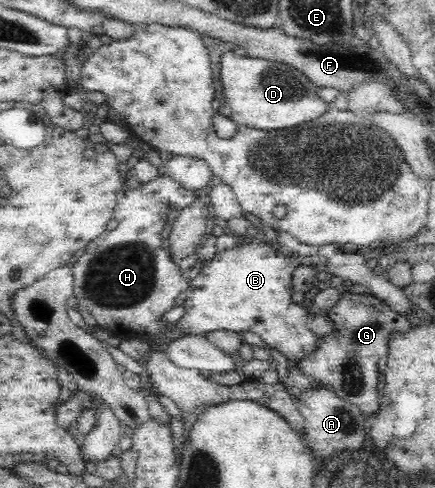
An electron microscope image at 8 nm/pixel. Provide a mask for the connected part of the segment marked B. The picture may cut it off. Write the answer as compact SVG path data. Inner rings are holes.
M256 239L232 251L216 252L207 266L200 270L198 276L187 281L187 291L181 299L184 316L173 325L184 326L192 333L199 333L200 336L216 330L252 332L264 340L267 349L273 347L286 355L288 366L295 366L296 362L310 356L322 341L330 339L330 335L335 333L335 323L324 313L310 317L306 309L290 301L290 275L302 261L298 256L284 257L280 251L268 247L268 242L260 245Z

